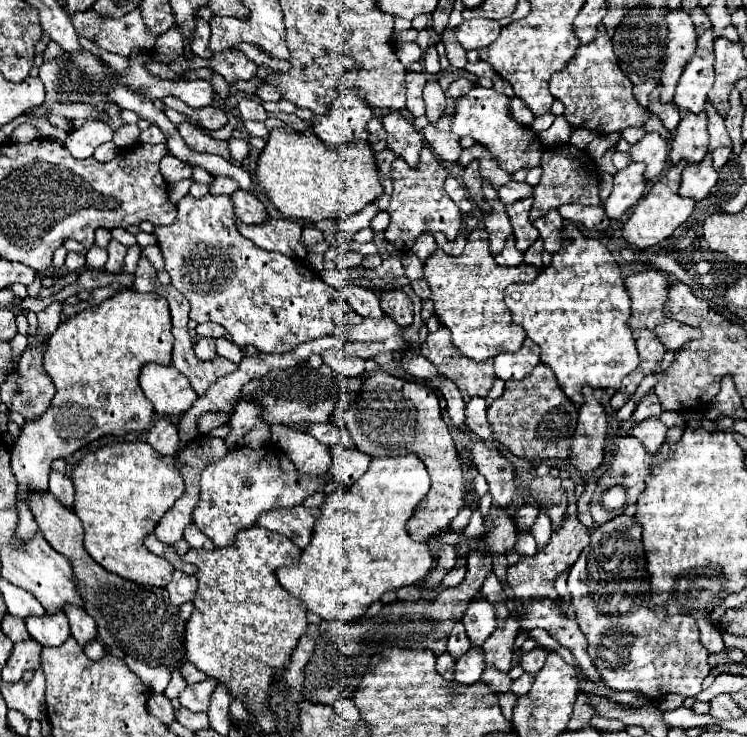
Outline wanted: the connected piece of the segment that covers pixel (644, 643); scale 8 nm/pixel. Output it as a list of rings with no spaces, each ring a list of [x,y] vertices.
[[[619,515],[591,533],[591,543],[581,551],[579,559],[569,569],[567,587],[575,607],[579,627],[589,643],[589,655],[595,667],[601,671],[607,687],[619,691],[637,691],[649,699],[659,701],[661,695],[681,693],[683,697],[695,697],[701,691],[703,679],[709,675],[707,649],[699,641],[699,629],[693,615],[667,615],[657,607],[649,607],[651,585],[647,559],[643,549],[641,525],[633,521],[635,515]]]

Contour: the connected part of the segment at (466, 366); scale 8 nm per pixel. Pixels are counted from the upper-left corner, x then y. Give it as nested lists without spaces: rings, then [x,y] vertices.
[[[441,327],[435,333],[429,333],[427,341],[419,347],[419,353],[429,359],[443,377],[451,379],[465,401],[471,397],[487,397],[491,385],[495,381],[493,359],[487,363],[477,363],[465,355],[451,343],[451,333],[447,327]]]

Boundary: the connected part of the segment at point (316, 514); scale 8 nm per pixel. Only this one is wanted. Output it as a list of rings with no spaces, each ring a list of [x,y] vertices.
[[[297,505],[297,507],[289,507],[289,509],[275,509],[275,511],[263,513],[259,517],[257,525],[265,527],[269,531],[281,533],[281,535],[289,537],[297,547],[305,549],[319,517],[321,517],[319,507]]]

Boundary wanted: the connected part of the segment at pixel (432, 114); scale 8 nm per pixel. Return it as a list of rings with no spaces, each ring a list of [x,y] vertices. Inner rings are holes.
[[[433,77],[425,85],[423,101],[427,105],[427,113],[425,115],[427,115],[429,123],[435,123],[445,111],[445,93],[443,93],[443,89],[439,87],[439,83]]]

